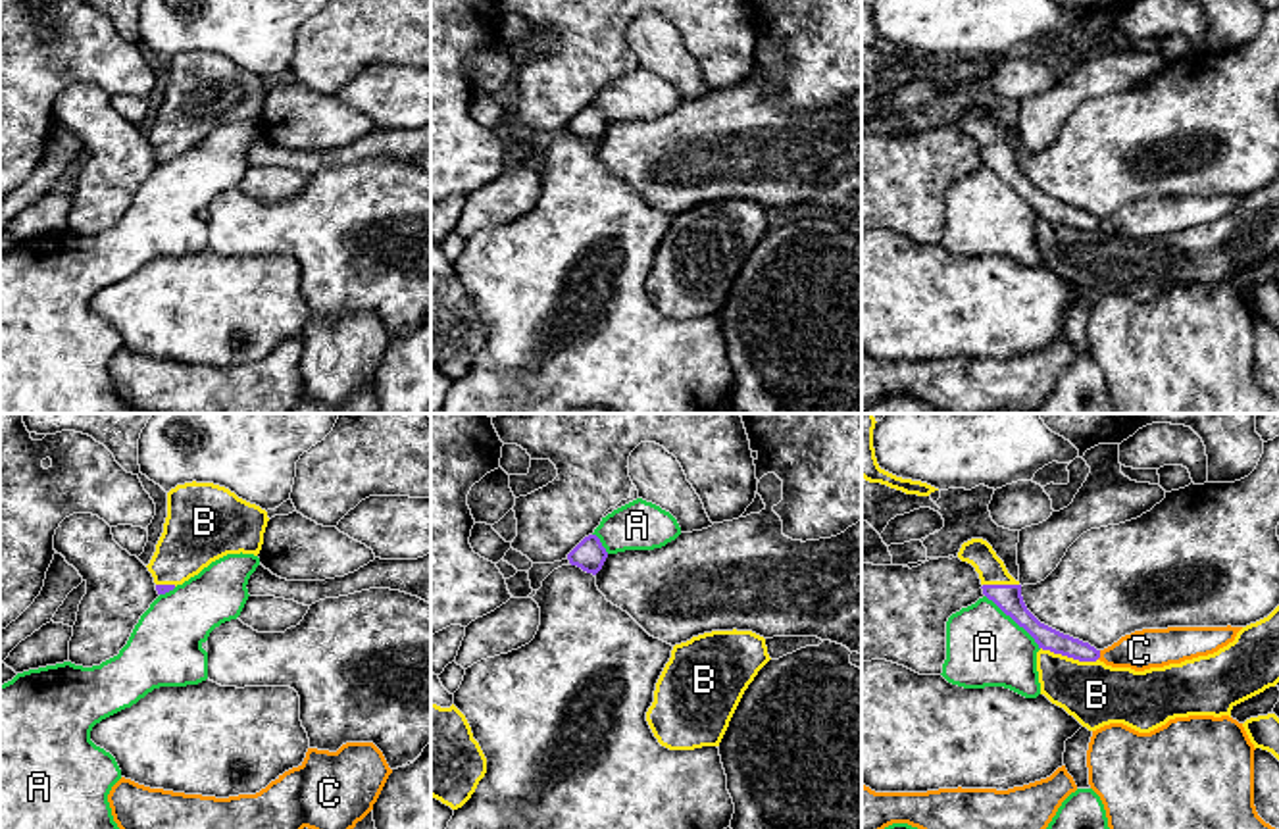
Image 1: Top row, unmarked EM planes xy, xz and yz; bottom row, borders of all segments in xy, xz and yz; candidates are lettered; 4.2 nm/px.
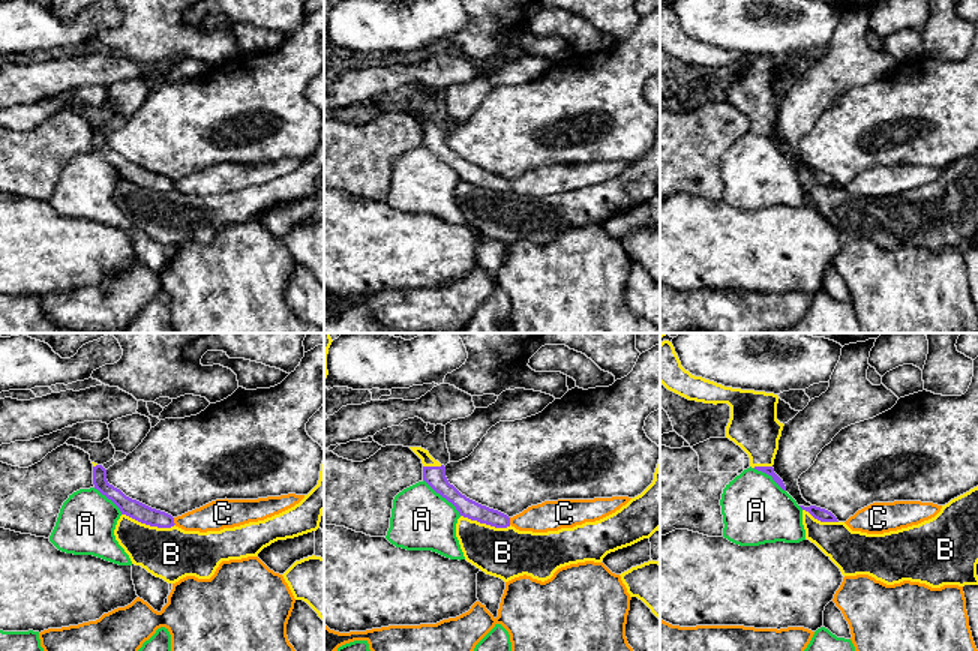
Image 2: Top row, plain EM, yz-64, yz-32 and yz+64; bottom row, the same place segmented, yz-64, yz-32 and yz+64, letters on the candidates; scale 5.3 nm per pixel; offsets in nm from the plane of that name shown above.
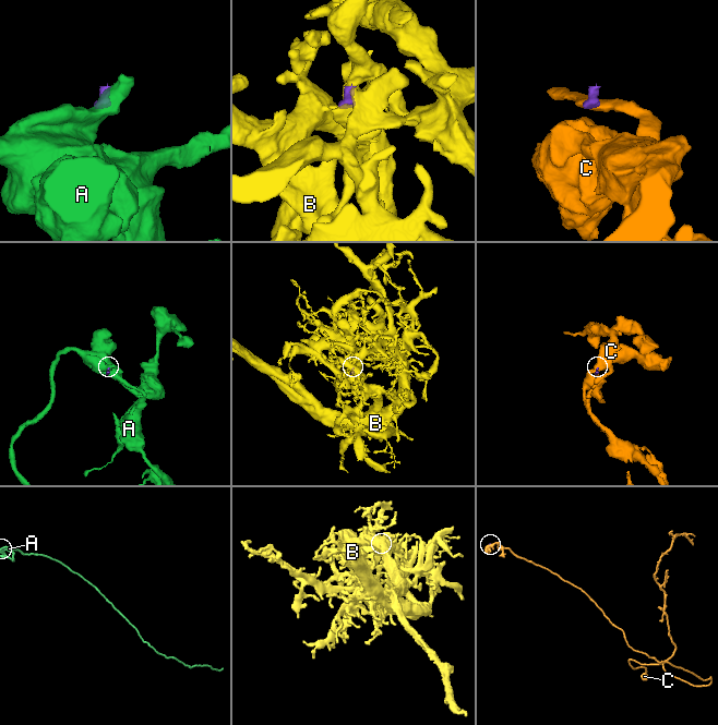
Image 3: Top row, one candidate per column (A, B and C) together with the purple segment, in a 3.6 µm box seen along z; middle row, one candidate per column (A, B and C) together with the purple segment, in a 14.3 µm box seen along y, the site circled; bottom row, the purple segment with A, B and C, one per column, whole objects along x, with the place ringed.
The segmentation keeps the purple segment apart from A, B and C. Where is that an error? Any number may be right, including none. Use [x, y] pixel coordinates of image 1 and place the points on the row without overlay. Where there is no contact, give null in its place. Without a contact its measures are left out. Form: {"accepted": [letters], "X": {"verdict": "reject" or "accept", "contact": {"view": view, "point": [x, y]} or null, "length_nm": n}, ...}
{"accepted": ["B"], "A": {"verdict": "reject", "contact": {"view": "yz", "point": [1014, 189]}, "length_nm": 320}, "B": {"verdict": "accept", "contact": {"view": "yz", "point": [1070, 226]}, "length_nm": 240}, "C": {"verdict": "reject", "contact": {"view": "yz", "point": [1099, 224]}, "length_nm": 40}}

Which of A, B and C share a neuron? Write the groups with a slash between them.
A / B / C

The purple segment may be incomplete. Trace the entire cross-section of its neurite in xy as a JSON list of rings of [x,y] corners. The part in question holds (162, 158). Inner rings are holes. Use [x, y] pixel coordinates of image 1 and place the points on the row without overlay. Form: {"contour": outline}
{"contour": [[[185,52],[167,62],[167,87],[146,135],[158,163],[173,160],[227,123],[258,125],[267,81],[213,52]]]}

